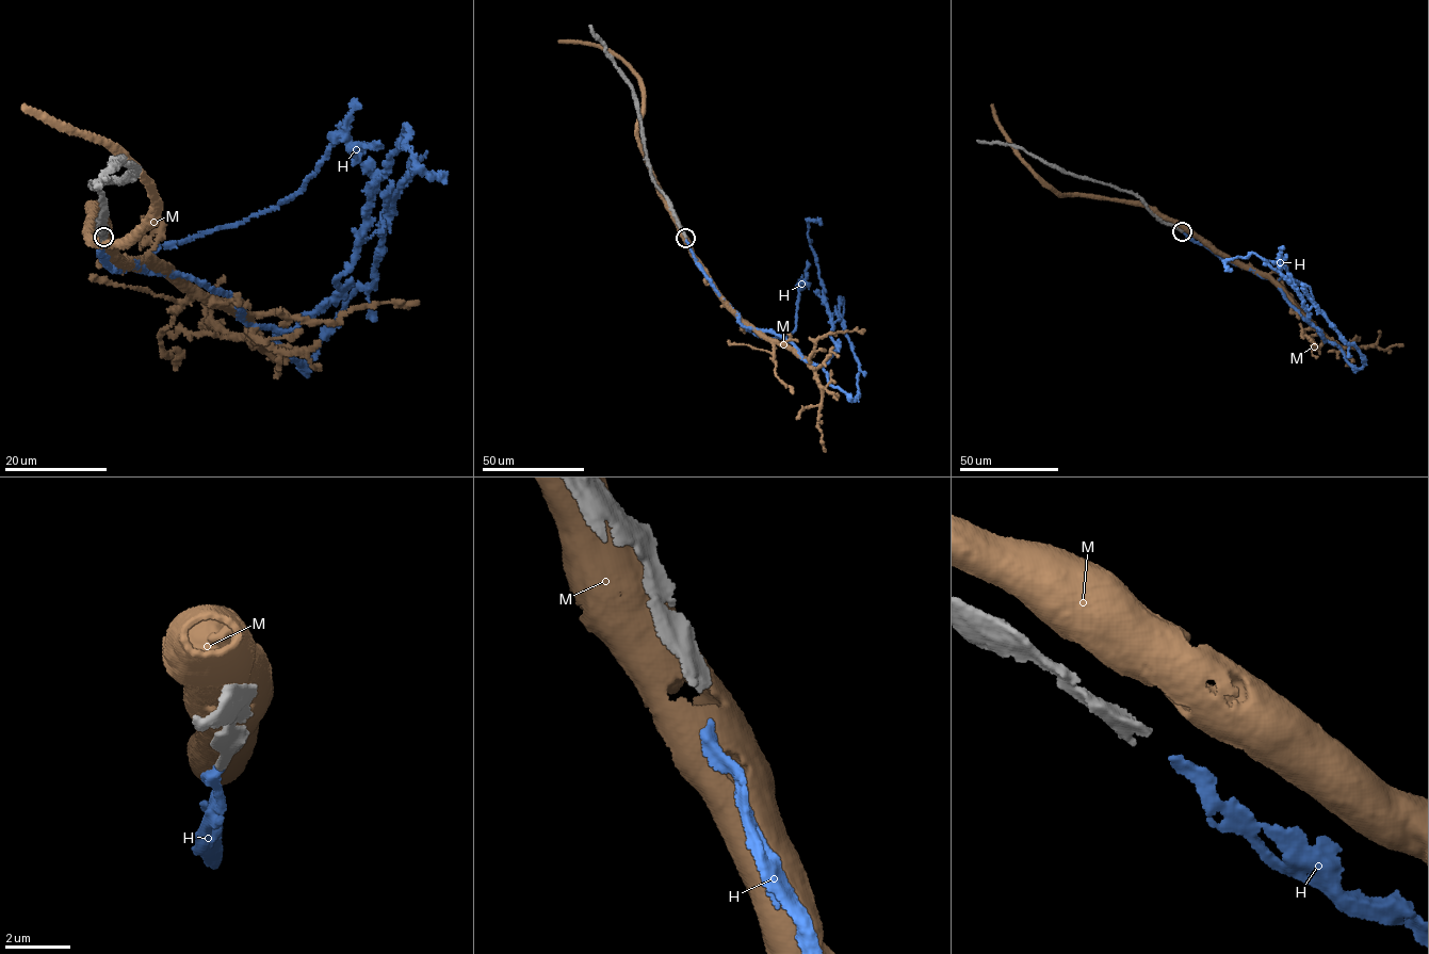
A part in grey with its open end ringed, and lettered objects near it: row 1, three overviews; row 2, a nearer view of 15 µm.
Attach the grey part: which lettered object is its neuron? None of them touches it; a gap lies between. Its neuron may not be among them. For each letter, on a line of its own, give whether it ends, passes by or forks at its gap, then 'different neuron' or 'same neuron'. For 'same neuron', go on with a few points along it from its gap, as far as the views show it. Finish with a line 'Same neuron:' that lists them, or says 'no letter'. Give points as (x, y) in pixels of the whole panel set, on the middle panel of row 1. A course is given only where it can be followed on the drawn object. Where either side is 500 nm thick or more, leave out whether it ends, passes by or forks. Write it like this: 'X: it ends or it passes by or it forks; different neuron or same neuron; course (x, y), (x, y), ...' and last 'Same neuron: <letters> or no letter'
H: it ends; same neuron; course (686, 239), (741, 324), (772, 330), (802, 359), (825, 365), (837, 344), (808, 235), (809, 221), (821, 225)
M: different neuron
Same neuron: H

